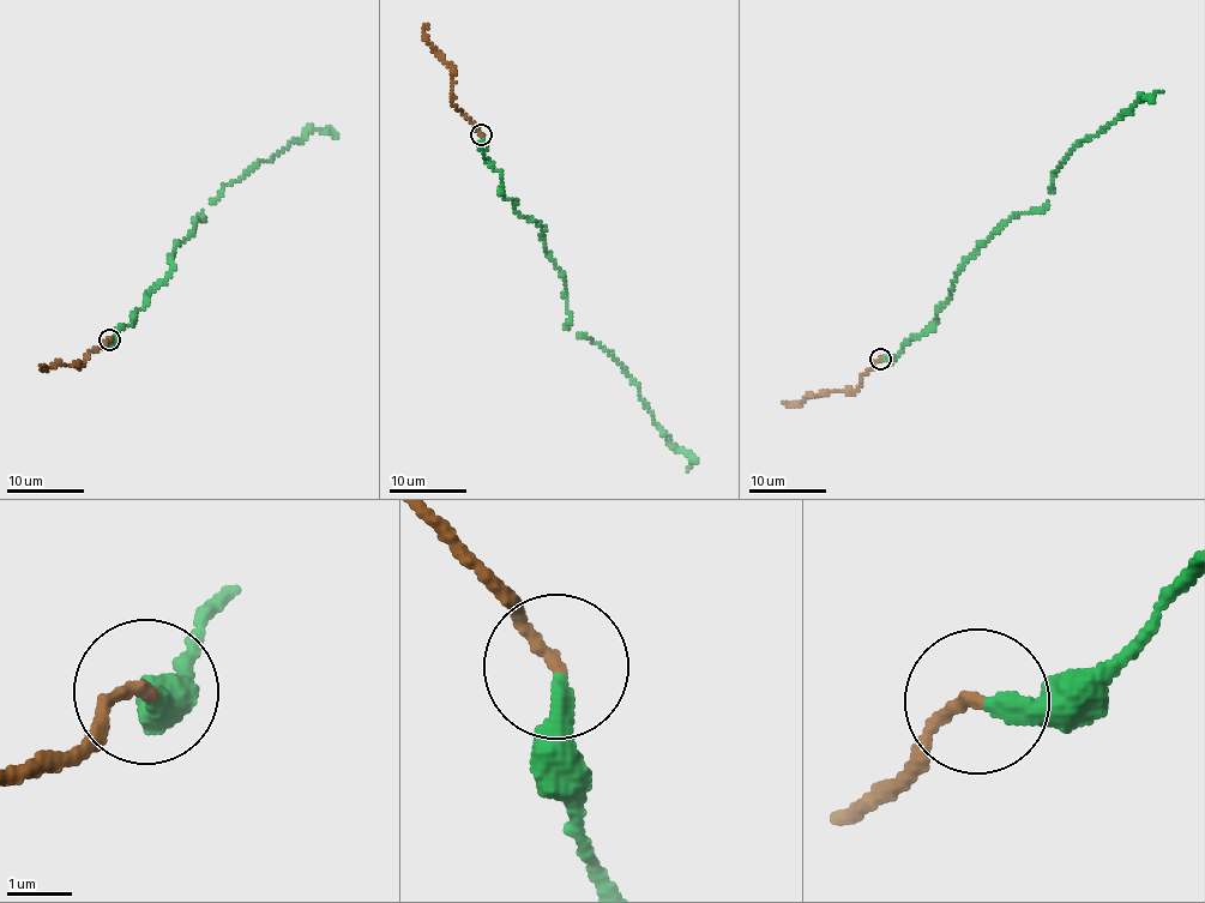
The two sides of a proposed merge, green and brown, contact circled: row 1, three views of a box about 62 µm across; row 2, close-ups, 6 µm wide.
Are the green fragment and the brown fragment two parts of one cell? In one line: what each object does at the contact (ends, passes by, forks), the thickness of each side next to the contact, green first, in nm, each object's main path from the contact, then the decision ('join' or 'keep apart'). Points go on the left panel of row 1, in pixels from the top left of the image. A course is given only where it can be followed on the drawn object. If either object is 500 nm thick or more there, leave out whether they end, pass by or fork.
green ends; brown ends; calibres 320 and 180 nm; course green (110, 341), (133, 324), (146, 296), (168, 277), (174, 248), (191, 236), (222, 188), (308, 132), (329, 126); course brown (110, 341), (96, 347), (80, 365), (56, 363), (47, 367), (41, 363); join

